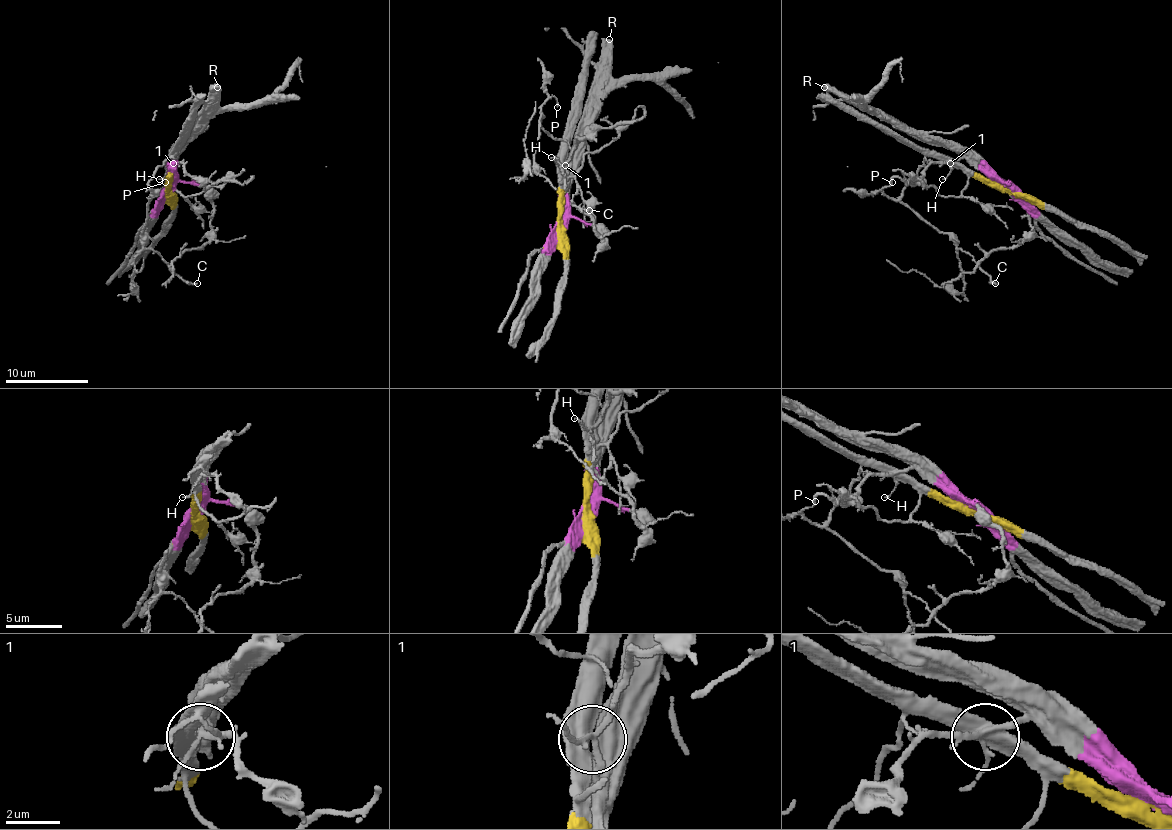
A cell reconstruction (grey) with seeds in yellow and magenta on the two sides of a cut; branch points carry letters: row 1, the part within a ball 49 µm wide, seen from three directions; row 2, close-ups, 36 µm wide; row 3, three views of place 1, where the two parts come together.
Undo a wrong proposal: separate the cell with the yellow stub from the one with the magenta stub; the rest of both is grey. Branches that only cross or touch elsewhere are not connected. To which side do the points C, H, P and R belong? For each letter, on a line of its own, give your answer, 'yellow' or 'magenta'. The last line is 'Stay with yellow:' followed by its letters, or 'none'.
C: yellow
H: magenta
P: yellow
R: magenta
Stay with yellow: C, P

